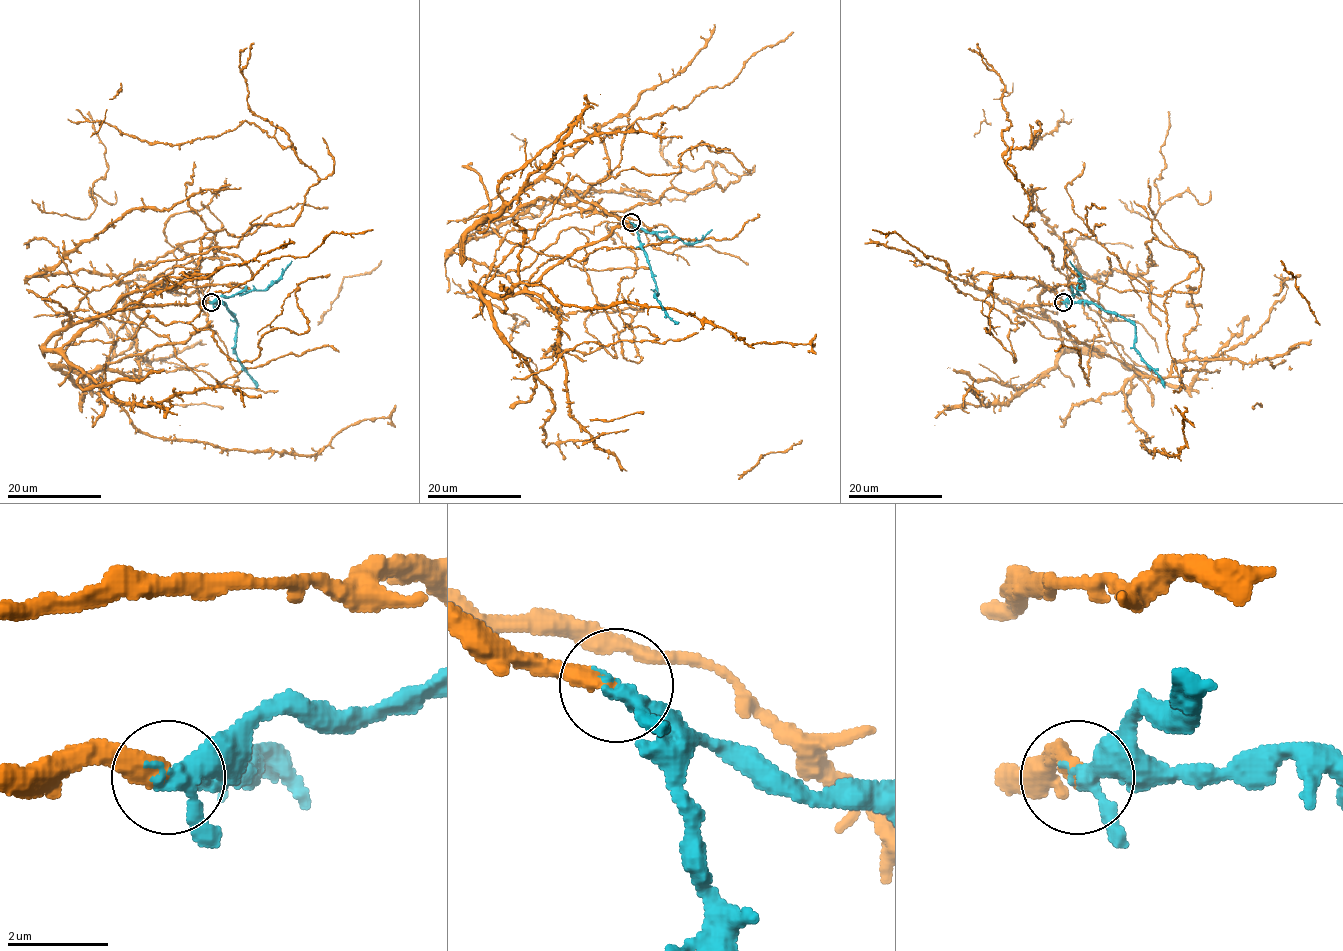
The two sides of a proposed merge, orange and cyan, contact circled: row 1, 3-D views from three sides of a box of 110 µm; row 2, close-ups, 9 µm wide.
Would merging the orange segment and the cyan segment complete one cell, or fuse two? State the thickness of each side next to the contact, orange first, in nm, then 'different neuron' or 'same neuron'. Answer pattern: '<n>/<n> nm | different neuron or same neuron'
360/300 nm | same neuron

